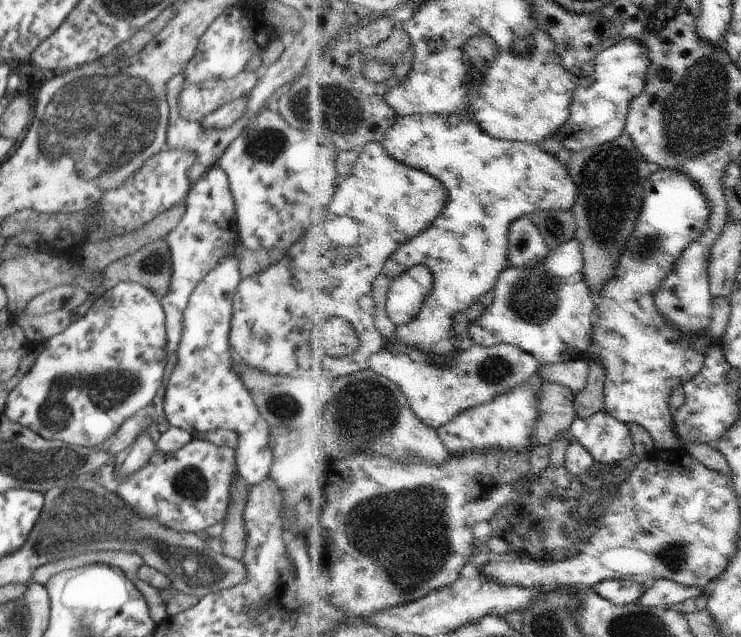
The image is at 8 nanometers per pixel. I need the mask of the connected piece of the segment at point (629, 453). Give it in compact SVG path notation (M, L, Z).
M607 411L588 419L578 415L571 431L598 464L618 464L635 455L630 428Z

